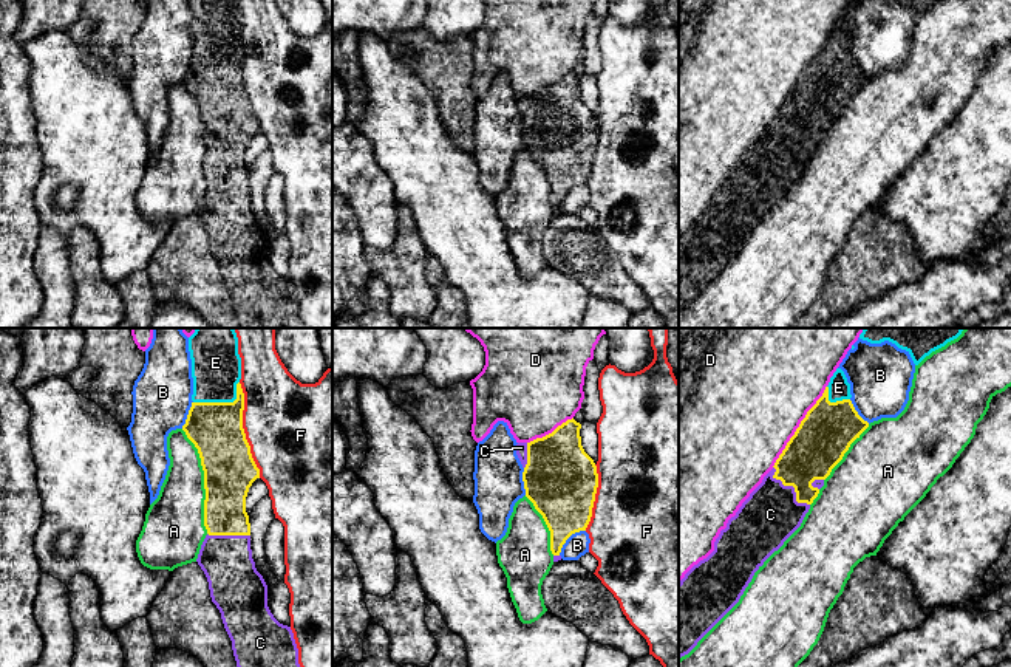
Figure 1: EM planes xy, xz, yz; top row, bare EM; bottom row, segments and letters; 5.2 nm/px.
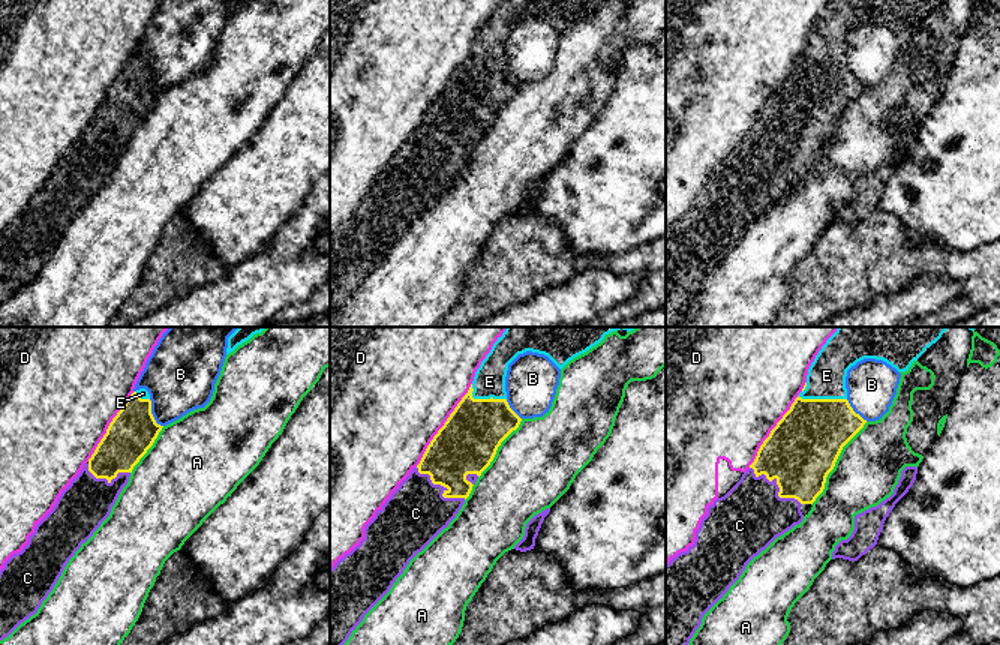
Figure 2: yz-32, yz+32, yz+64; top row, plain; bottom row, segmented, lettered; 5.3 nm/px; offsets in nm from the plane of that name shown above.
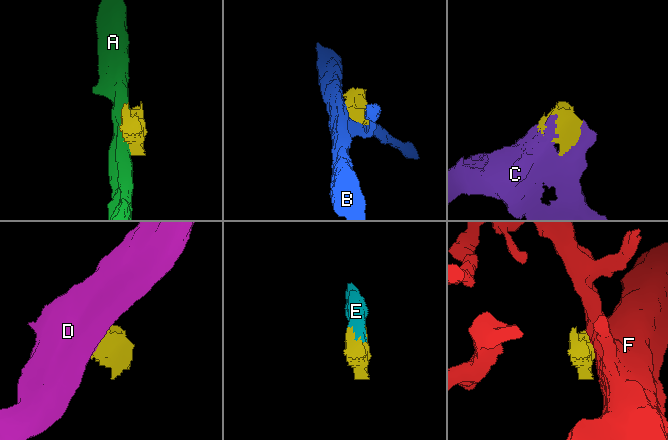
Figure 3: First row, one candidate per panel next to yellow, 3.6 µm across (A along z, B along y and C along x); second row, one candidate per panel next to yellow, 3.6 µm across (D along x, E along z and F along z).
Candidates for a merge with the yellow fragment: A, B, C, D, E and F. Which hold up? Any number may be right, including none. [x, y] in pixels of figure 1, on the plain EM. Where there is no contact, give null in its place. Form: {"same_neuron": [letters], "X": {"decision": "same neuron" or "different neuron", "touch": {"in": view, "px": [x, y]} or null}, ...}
{"same_neuron": ["C", "E"], "A": {"decision": "different neuron", "touch": {"in": "xy", "px": [204, 135]}}, "B": {"decision": "different neuron", "touch": {"in": "xz", "px": [568, 191]}}, "C": {"decision": "same neuron", "touch": {"in": "yz", "px": [792, 138]}}, "D": {"decision": "different neuron", "touch": {"in": "yz", "px": [799, 79]}}, "E": {"decision": "same neuron", "touch": {"in": "xy", "px": [223, 56]}}, "F": {"decision": "different neuron", "touch": {"in": "xy", "px": [243, 84]}}}

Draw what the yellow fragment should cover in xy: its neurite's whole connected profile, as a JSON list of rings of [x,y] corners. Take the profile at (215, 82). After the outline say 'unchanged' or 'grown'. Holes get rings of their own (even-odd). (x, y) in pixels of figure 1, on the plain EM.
[[[189,0],[193,48],[182,84],[198,102],[204,124],[204,180],[207,189],[198,207],[212,255],[221,266],[240,328],[303,328],[291,280],[280,277],[267,260],[267,238],[257,224],[250,203],[246,150],[260,132],[243,82],[244,46],[240,37],[238,0]]]; grown

